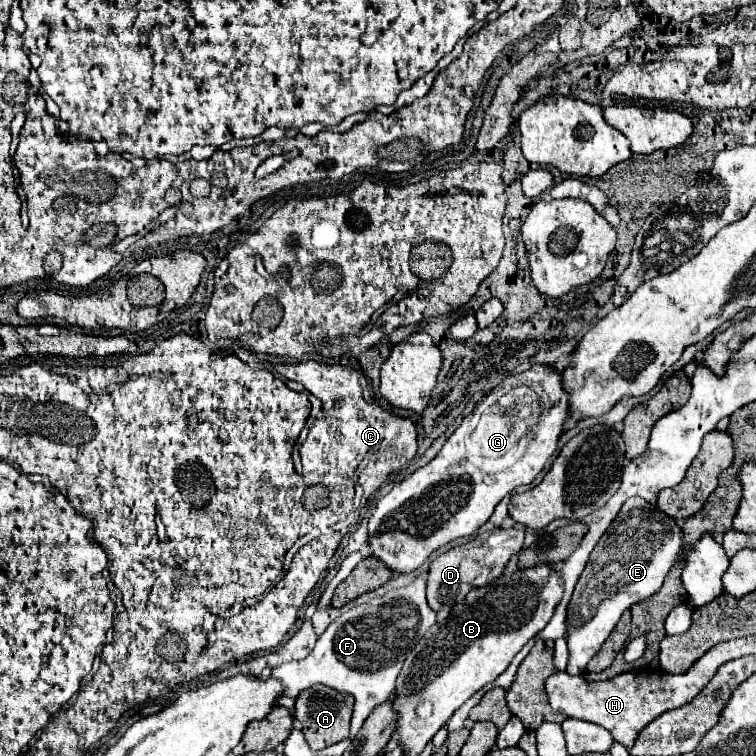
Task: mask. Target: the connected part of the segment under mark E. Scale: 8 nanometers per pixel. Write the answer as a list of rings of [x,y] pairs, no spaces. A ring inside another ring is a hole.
[[[630,498],[618,512],[616,520],[610,524],[608,532],[600,538],[600,544],[592,550],[592,556],[574,588],[572,602],[568,606],[568,650],[570,660],[566,672],[572,676],[584,674],[588,660],[600,650],[600,646],[606,642],[614,626],[618,624],[624,610],[628,610],[632,604],[652,596],[666,578],[668,570],[676,562],[676,558],[682,552],[682,532],[676,520],[668,518],[664,512],[660,512],[656,506],[648,504],[642,498]]]

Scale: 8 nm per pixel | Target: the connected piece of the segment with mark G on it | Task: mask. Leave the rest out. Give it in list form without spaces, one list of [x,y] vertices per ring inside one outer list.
[[[534,364],[530,370],[508,376],[498,384],[476,406],[476,410],[462,420],[458,430],[448,438],[440,454],[430,464],[412,472],[378,500],[376,510],[368,520],[370,556],[382,562],[390,572],[410,574],[418,570],[438,548],[474,534],[492,516],[494,506],[504,496],[512,494],[518,486],[530,484],[556,450],[556,442],[568,418],[568,394],[562,390],[560,376],[562,374],[550,366]]]

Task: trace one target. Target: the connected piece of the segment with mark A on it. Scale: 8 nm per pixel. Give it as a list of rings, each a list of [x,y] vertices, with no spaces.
[[[312,686],[310,690],[300,692],[300,696],[296,698],[294,718],[302,724],[302,732],[312,750],[322,750],[326,746],[332,746],[348,738],[352,706],[354,706],[354,698],[350,694],[340,694],[328,686]]]

